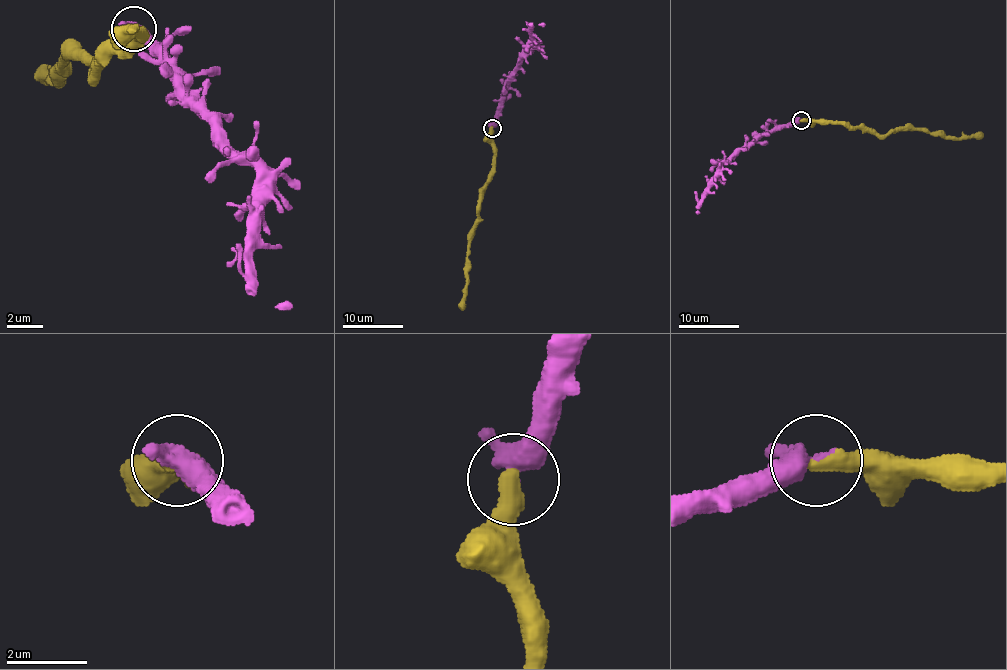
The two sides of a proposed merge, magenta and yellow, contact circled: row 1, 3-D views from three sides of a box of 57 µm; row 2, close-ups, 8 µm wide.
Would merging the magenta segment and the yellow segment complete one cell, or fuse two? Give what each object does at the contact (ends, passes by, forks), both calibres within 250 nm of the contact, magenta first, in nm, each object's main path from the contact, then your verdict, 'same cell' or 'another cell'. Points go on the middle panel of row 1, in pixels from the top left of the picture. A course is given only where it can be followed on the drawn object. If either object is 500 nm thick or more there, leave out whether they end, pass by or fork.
magenta passes by; yellow ends there; 360 nm thick on the magenta side, 480 nm on the other; magenta runs (492, 128), (503, 88), (533, 46), (531, 25), (545, 23); yellow runs (492, 128), (493, 172), (478, 206), (478, 221), (469, 243), (466, 296), (460, 309); another cell

